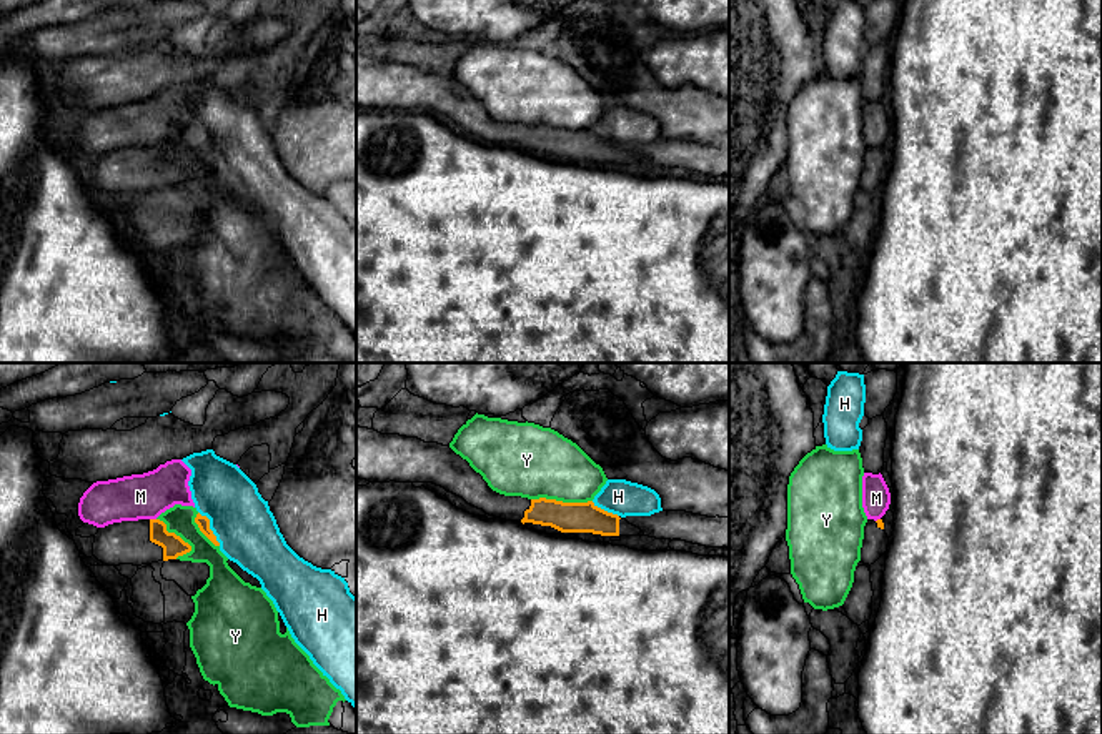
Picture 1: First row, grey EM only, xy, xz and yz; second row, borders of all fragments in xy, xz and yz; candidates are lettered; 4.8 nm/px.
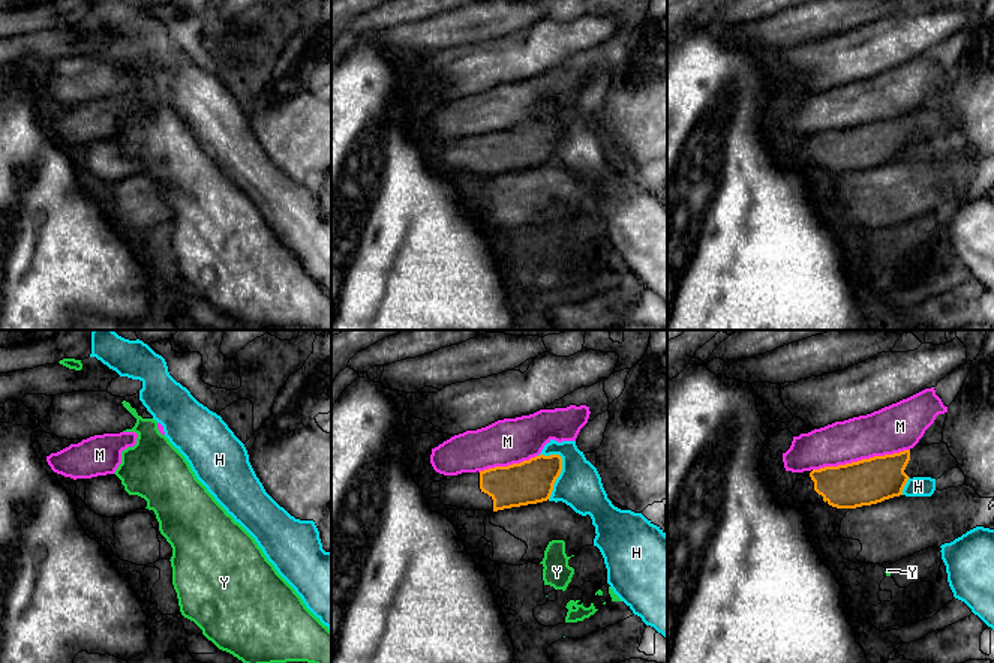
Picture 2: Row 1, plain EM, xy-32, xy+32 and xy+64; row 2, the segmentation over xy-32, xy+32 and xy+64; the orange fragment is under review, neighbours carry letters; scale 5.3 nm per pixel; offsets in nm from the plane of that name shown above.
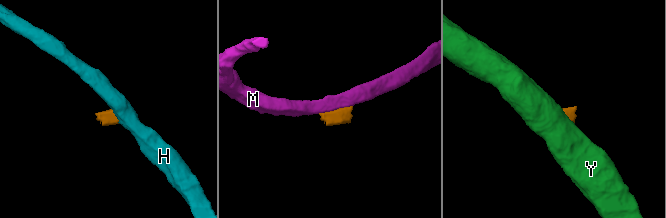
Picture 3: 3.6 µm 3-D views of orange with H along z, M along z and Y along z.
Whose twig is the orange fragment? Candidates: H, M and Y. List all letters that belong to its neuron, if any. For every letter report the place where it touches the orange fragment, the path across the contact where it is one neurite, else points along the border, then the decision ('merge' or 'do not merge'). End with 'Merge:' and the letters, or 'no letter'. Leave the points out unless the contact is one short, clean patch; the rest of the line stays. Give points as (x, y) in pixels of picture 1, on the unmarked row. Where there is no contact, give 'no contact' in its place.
H: contact xy (208, 155); border xy (198, 138), (208, 147), (208, 155), (220, 172); do not merge
M: contact xy (153, 147); border xy (150, 145), (155, 147); do not merge
Y: contact xz (561, 128); border xz (531, 125), (591, 128); do not merge
Merge: no letter

